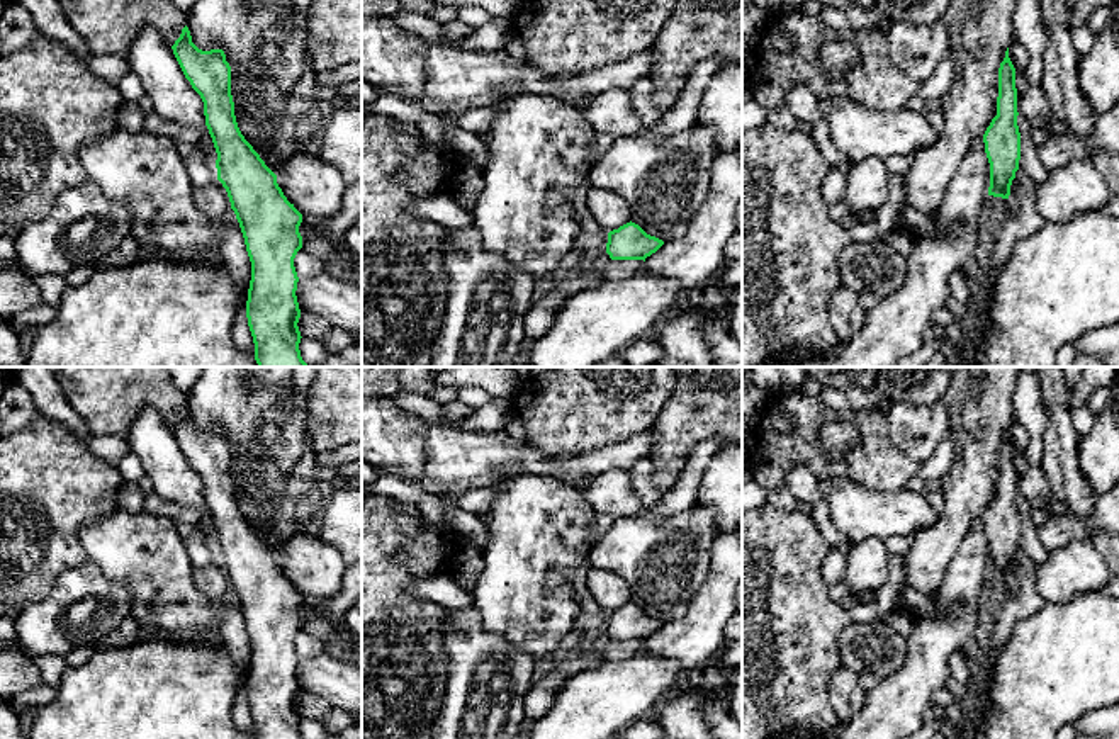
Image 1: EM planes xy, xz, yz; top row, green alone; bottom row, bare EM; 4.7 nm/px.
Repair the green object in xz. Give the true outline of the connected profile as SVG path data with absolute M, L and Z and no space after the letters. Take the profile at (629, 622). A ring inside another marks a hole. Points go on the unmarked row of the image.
M627 603L608 613L606 634L611 640L644 640L664 625L662 620L647 615L638 605Z

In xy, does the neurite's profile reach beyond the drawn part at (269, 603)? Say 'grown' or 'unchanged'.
unchanged

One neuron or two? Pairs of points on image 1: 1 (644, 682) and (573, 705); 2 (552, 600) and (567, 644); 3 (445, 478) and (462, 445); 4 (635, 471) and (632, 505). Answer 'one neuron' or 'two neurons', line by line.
1: one neuron
2: two neurons
3: one neuron
4: two neurons

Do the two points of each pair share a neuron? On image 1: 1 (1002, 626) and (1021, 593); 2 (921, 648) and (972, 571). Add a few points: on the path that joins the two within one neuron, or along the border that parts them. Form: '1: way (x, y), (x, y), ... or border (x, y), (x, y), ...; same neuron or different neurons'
1: way (1007, 617), (1021, 602); same neuron
2: way (941, 631), (968, 605), (968, 592); same neuron

